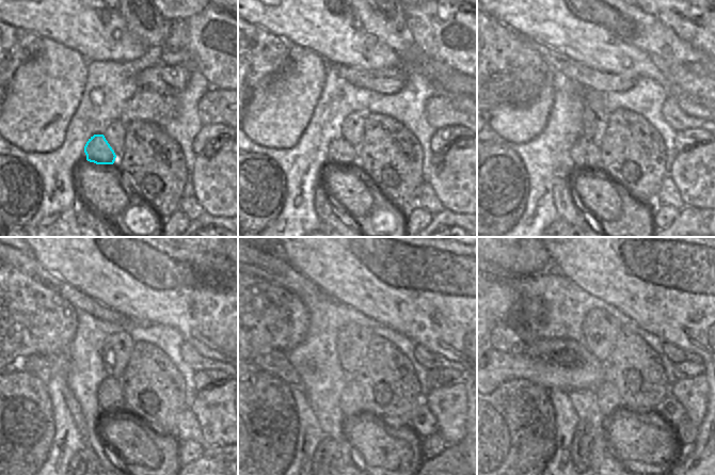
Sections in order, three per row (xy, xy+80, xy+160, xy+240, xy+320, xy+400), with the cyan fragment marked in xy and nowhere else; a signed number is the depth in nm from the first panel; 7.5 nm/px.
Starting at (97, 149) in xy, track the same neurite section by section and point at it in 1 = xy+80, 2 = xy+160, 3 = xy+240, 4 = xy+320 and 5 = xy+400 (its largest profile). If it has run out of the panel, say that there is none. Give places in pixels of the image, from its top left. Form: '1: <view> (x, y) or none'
1: xy+80 (340, 152)
2: xy+160 (586, 156)
3: xy+240 (110, 396)
4: xy+320 (351, 399)
5: xy+400 (608, 401)

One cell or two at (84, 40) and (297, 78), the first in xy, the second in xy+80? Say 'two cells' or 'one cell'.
two cells

